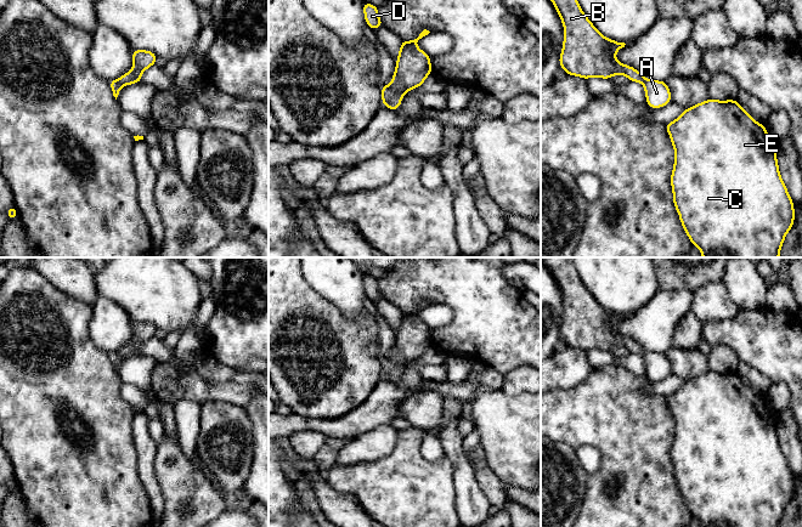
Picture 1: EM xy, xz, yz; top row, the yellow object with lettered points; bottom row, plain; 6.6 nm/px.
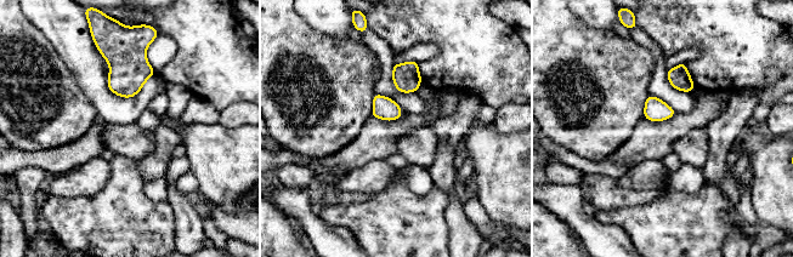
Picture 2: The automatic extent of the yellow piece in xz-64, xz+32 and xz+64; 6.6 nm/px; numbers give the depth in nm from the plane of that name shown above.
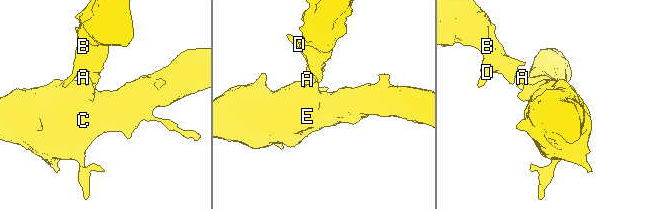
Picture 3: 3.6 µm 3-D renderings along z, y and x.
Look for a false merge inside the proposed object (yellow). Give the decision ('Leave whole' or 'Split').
Split

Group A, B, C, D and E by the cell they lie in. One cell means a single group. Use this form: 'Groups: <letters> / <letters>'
Groups: A C E / B D

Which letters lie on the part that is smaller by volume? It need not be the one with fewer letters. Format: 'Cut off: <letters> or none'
Cut off: B, D

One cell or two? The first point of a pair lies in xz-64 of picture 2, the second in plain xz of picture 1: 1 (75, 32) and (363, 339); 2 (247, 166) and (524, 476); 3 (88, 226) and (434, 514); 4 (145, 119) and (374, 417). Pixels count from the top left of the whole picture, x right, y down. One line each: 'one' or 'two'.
1: two
2: one
3: one
4: two

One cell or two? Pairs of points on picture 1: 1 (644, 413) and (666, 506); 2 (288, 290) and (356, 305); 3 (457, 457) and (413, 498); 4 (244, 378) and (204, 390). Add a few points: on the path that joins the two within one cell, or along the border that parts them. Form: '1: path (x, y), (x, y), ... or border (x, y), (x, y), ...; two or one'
1: path (644, 436), (644, 470), (649, 475), (649, 483); one
2: border (304, 278), (345, 317); two
3: border (445, 454), (452, 464), (455, 489); two
4: border (232, 380), (239, 384), (253, 385); two

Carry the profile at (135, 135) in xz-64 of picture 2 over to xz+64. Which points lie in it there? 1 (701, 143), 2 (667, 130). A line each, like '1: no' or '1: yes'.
1: yes
2: no

